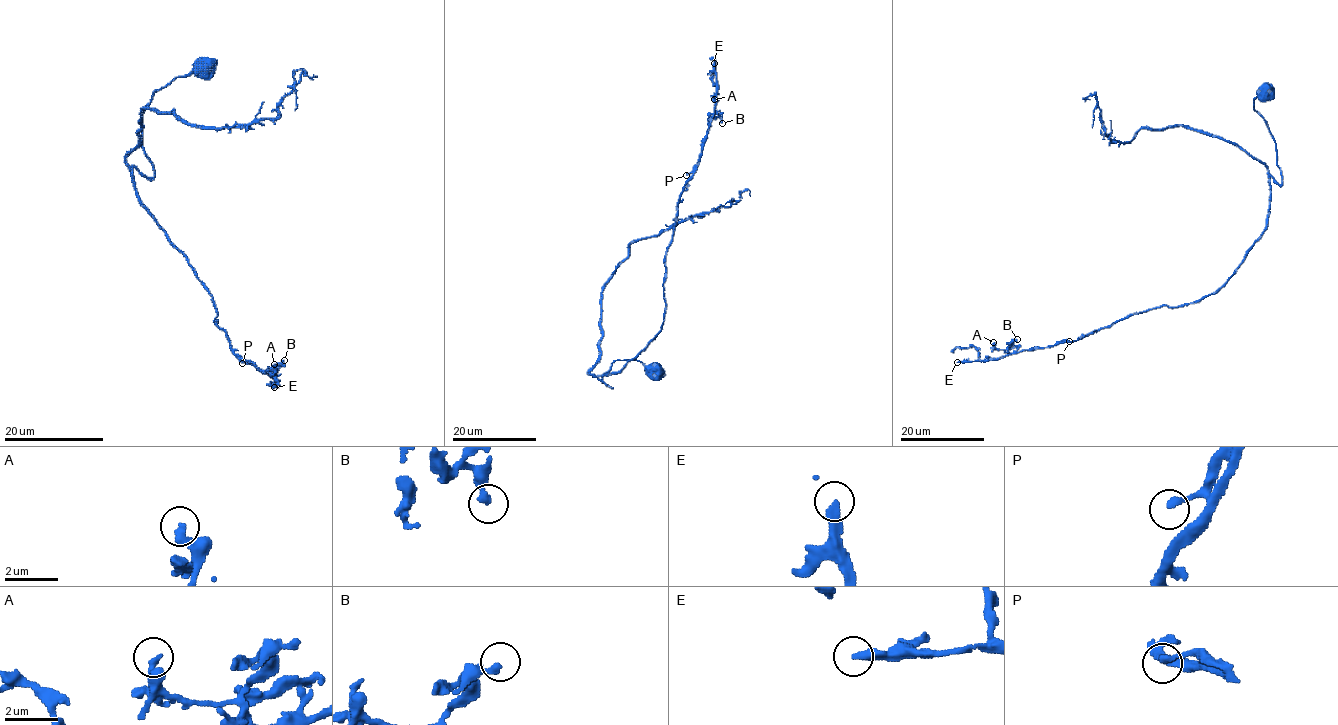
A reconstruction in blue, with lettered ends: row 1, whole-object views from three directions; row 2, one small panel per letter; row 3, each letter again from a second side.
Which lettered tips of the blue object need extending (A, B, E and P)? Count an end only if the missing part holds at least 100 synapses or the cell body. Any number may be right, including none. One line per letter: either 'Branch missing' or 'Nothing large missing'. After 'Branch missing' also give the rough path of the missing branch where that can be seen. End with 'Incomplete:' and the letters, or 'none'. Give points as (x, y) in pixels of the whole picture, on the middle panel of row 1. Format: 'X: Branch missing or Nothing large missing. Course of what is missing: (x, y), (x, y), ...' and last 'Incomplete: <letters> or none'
A: Nothing large missing
B: Nothing large missing
E: Branch missing
P: Nothing large missing
Incomplete: E

